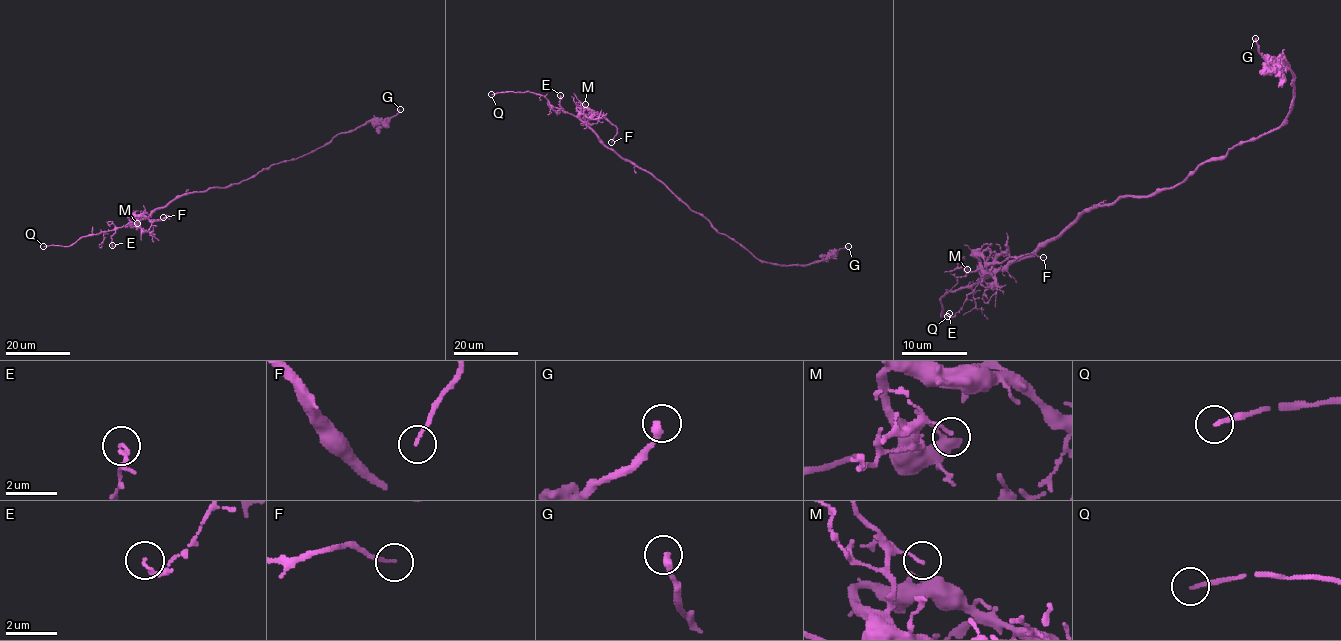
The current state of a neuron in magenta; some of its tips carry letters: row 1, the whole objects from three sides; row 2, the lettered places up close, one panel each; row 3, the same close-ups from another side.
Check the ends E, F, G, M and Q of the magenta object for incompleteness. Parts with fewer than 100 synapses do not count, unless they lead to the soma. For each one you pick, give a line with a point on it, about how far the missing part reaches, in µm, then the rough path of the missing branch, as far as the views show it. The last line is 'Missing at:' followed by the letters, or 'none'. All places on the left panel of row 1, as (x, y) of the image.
Q: place (43, 246); missing 20 µm
Missing at: Q

